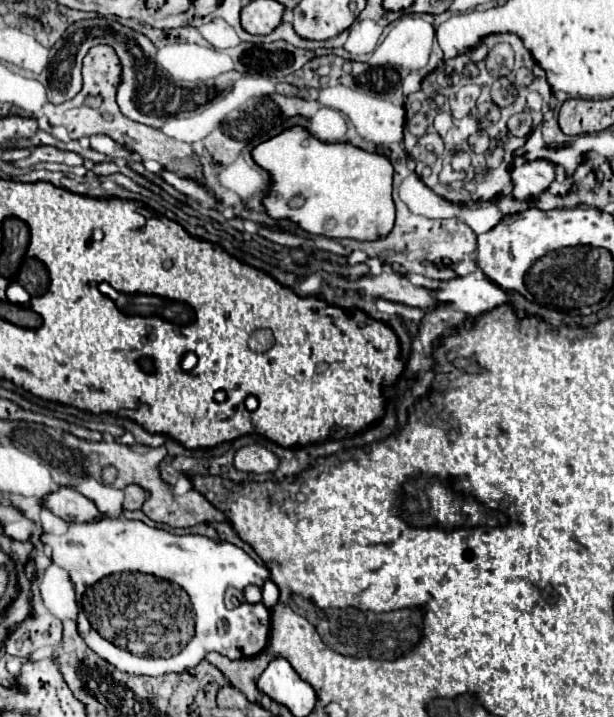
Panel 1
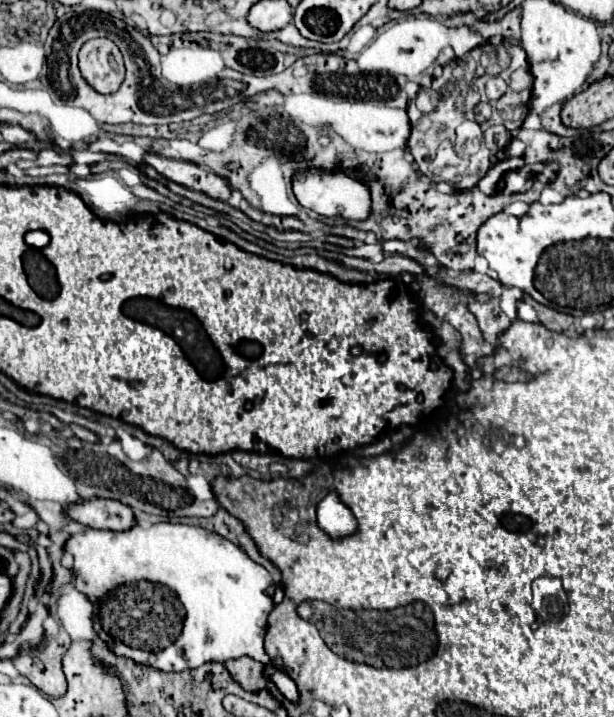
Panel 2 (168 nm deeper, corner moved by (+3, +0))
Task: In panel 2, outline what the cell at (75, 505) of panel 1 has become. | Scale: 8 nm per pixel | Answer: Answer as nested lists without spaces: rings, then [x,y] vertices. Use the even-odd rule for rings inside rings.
[[[86,500],[80,506],[70,506],[68,516],[84,526],[100,530],[130,530],[136,524],[134,512],[130,506],[118,500]]]

